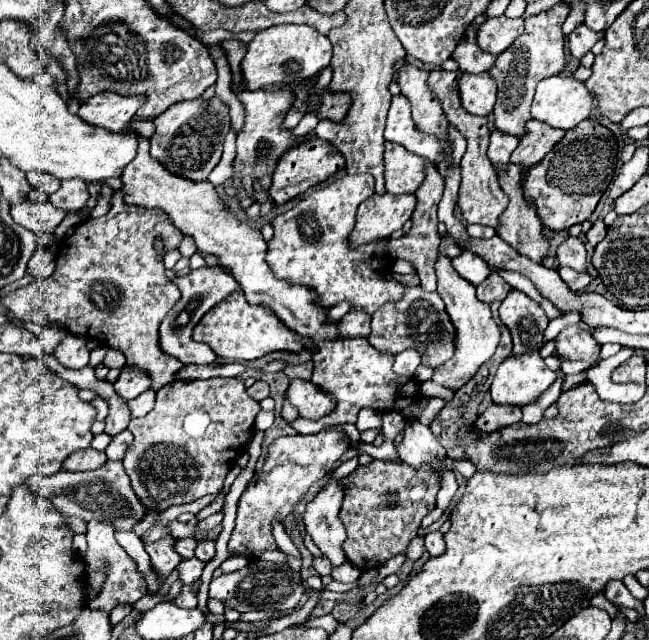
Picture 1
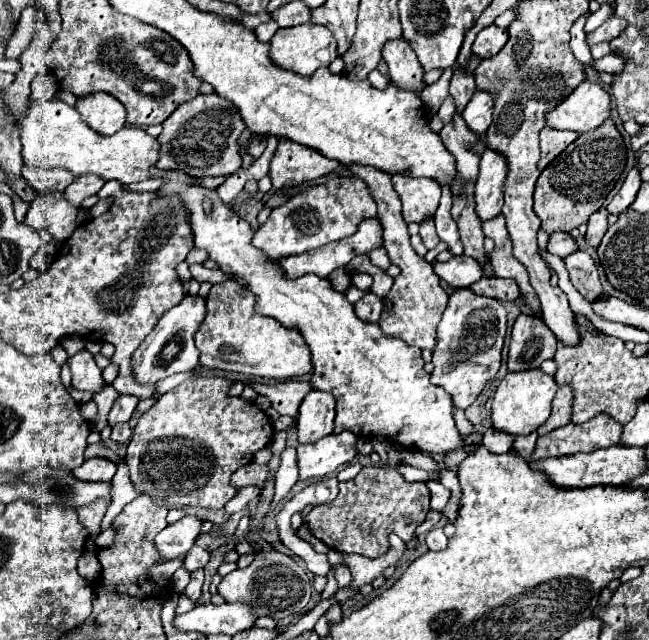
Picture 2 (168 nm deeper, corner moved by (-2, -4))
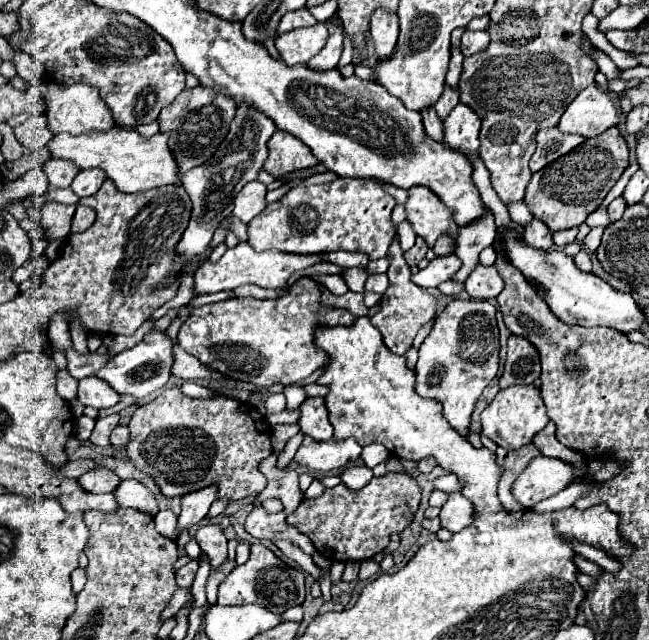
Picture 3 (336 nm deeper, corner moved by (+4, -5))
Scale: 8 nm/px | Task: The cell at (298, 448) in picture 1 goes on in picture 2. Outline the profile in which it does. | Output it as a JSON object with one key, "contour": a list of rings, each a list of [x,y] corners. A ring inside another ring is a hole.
{"contour":[[[344,431],[322,437],[316,443],[298,445],[300,479],[322,479],[340,465],[350,463],[358,455],[356,441],[358,437],[354,433]]]}

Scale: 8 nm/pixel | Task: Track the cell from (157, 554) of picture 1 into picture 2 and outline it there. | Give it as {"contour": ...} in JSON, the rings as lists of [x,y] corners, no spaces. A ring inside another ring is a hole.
{"contour":[[[186,515],[174,525],[168,525],[160,535],[156,535],[156,547],[158,553],[168,561],[180,555],[186,555],[188,549],[196,543],[196,537],[200,535],[202,519],[194,515]]]}

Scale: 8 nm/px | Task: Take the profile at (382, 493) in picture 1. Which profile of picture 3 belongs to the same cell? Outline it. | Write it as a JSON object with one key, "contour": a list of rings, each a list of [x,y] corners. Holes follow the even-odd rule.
{"contour":[[[386,474],[382,478],[372,478],[364,488],[360,490],[350,490],[346,484],[338,484],[334,488],[328,488],[324,492],[324,496],[320,498],[314,498],[314,500],[302,500],[300,506],[296,508],[294,514],[290,514],[286,518],[286,522],[294,528],[298,528],[302,534],[306,534],[312,544],[316,546],[316,550],[330,562],[336,562],[340,558],[340,552],[344,552],[342,556],[346,560],[342,562],[348,562],[348,560],[368,560],[372,558],[376,552],[382,552],[386,550],[388,542],[390,542],[390,536],[392,534],[402,534],[404,528],[410,526],[416,510],[418,510],[418,504],[420,504],[420,488],[416,484],[416,480],[408,474]]]}

